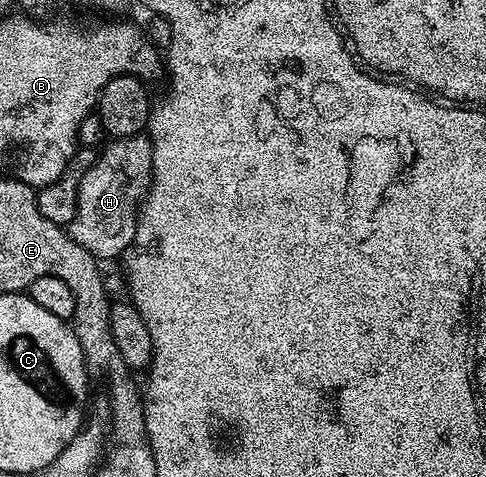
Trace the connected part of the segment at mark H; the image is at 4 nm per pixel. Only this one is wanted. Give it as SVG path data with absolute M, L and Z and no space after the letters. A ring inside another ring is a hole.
M148 135L126 136L114 139L109 143L104 145L105 153L102 151L98 155L97 161L83 174L81 185L77 188L75 218L67 225L67 231L73 240L79 242L79 246L83 246L83 250L87 250L101 262L113 260L117 255L120 257L133 247L139 202L144 201L153 175L153 141L149 139Z

